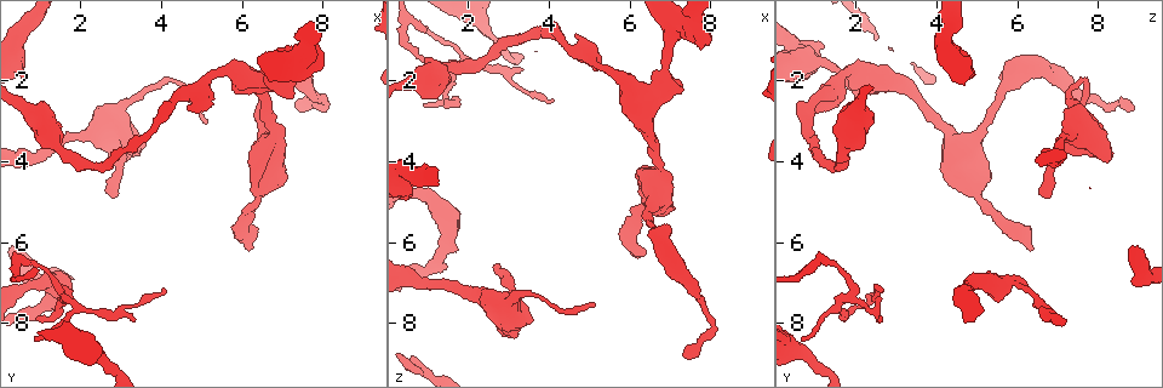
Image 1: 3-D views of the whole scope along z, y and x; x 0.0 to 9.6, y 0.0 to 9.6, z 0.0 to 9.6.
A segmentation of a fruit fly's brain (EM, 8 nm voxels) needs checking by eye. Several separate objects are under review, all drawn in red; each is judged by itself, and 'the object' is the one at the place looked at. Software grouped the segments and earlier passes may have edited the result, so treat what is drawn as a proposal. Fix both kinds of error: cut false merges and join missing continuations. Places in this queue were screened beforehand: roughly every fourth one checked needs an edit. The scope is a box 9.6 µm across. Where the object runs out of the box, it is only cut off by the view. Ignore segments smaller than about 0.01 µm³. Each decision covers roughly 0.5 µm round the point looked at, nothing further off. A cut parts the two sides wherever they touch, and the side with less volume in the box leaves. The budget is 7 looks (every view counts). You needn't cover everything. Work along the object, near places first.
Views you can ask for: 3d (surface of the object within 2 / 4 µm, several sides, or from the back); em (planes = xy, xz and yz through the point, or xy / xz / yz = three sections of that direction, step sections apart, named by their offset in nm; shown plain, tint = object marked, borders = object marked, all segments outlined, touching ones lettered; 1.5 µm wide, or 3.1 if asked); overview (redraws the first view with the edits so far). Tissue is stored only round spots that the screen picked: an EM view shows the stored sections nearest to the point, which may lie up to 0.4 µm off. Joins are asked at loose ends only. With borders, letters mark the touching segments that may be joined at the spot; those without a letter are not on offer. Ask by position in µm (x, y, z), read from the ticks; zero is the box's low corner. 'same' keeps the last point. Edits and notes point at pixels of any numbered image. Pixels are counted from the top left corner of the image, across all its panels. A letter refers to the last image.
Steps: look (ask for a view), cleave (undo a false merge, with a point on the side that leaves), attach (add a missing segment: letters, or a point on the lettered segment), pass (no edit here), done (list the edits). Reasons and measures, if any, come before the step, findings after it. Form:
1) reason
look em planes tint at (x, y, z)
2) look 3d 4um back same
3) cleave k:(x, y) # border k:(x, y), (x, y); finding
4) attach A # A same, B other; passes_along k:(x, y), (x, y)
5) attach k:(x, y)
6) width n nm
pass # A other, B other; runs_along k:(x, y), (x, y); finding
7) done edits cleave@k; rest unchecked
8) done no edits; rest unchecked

thin end
look em yz step 4 borders at (0.95, 8.40, 0.65)

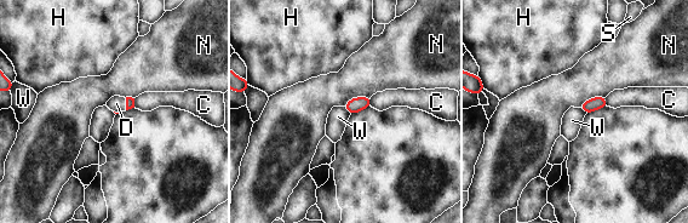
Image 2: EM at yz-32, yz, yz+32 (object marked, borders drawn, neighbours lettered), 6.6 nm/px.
cut it another way
look em planes borders same

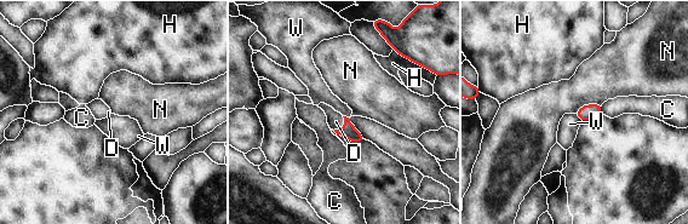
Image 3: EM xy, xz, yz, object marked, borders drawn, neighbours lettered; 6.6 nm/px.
attach D # C other, D same, H other, N other, W other; passes_along 3:(349, 131), (344, 127), (336, 121); it goes on there

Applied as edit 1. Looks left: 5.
thin end
look em xy step 8 tint at (3.40, 7.95, 1.65)

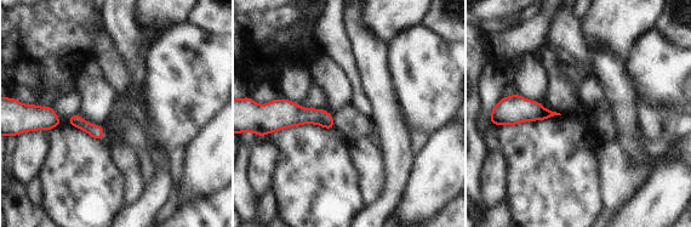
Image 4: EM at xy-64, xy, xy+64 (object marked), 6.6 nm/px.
look em planes borders same

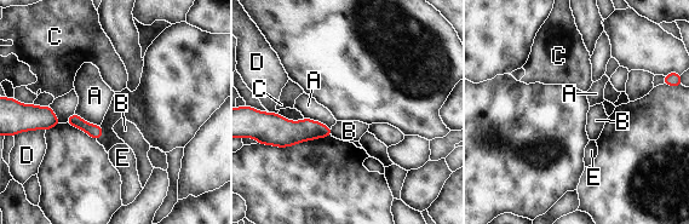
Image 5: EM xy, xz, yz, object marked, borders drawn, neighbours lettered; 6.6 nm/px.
longest_contact A 200 nm
pass # A other, B other, C other, D other, E other; border 5:(331, 128), (332, 135); no lettered segment goes on from it

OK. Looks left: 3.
long arm stops here
look em yz step 8 tint at (6.25, 6.20, 6.40)

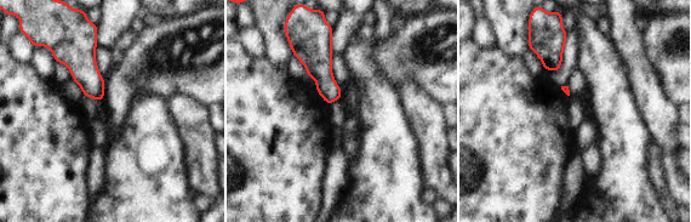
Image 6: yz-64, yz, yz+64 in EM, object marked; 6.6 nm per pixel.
see the neighbours
look em yz step 8 borders same

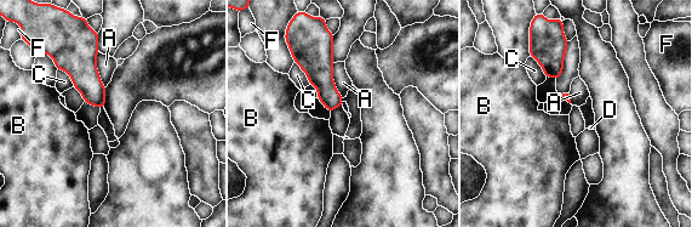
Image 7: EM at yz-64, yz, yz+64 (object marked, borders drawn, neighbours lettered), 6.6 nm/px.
pass # A other, B other, C other, D other, F other; border 7:(98, 51), (96, 68), (106, 86); no lettered segment goes on from it

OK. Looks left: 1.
done edits attach@3; rest unchecked

